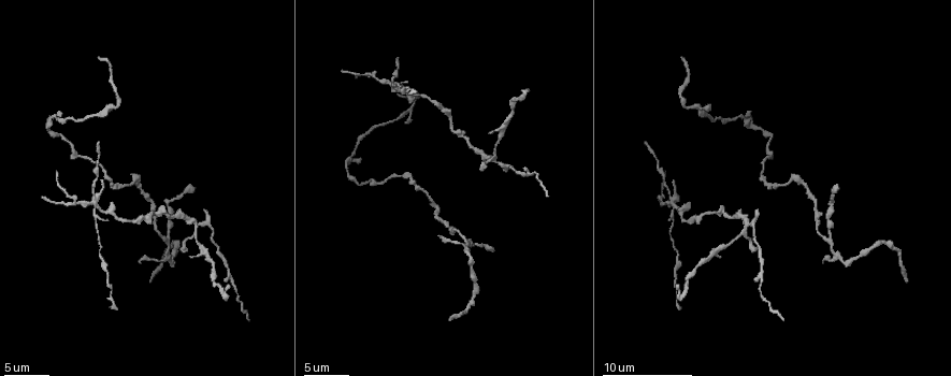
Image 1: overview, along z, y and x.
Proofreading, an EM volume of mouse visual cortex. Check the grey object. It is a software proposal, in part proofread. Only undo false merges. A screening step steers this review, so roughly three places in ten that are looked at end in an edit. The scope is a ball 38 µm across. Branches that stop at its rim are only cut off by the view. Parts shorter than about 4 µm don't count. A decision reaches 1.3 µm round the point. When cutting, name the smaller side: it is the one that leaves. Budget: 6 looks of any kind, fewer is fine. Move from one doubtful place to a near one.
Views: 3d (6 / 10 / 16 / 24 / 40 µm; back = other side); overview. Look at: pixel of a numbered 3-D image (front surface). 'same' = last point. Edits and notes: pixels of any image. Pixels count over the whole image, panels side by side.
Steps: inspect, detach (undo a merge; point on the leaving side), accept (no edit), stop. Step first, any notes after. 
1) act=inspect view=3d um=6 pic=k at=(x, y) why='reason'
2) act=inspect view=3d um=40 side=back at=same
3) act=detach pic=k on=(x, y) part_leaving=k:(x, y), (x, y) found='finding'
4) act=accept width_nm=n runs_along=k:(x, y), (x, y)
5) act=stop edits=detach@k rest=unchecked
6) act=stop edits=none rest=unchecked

act=inspect view=3d um=16 pic=1 at=(829, 240) why='three-way junction'

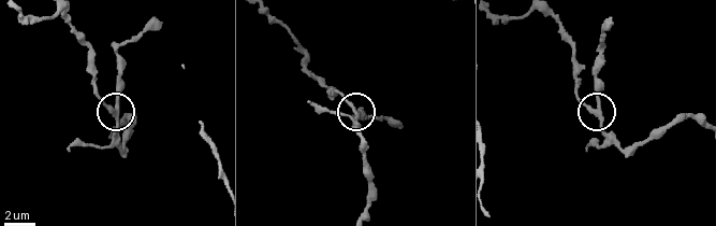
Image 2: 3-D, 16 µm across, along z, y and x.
act=accept arms=3 runs_along=2:(22, 12), (63, 12), (96, 93), (113, 109), (121, 62) found='one cell here'

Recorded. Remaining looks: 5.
act=inspect view=3d um=10 pic=1 at=(676, 205) why='small branch off a trunk'

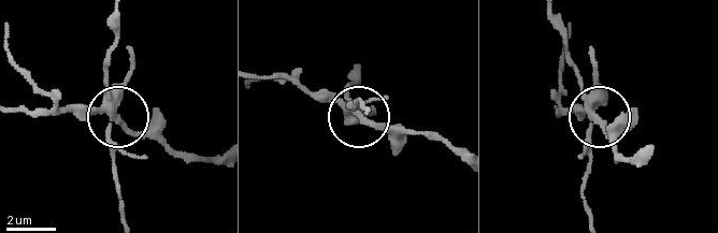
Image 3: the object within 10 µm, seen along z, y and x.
act=inspect view=3d um=6 pic=3 at=(594, 121)

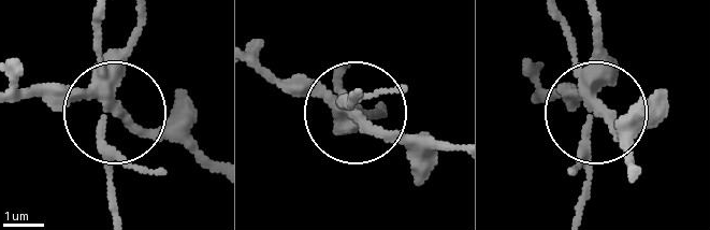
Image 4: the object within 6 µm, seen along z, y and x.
act=detach pic=4 on=(114, 152) width_nm=270 found='a second cell is stuck on'

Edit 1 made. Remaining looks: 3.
act=inspect view=3d um=10 pic=1 at=(754, 226) why='calibre changes'

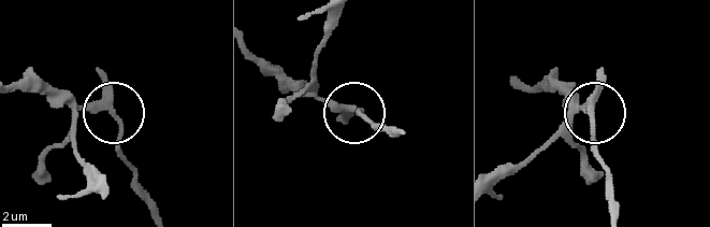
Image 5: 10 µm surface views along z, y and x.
act=detach pic=5 on=(118, 150) part_leaving=5:(111, 110), (122, 132), (118, 157), (151, 213) found='two cells meet here'

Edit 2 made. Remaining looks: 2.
act=stop edits=detach@4,detach@5 rest=unchecked

